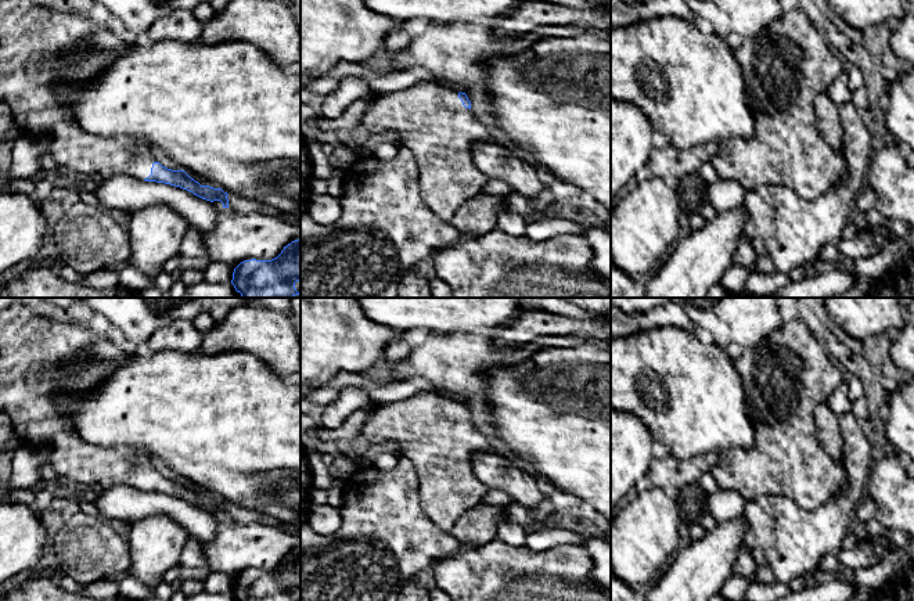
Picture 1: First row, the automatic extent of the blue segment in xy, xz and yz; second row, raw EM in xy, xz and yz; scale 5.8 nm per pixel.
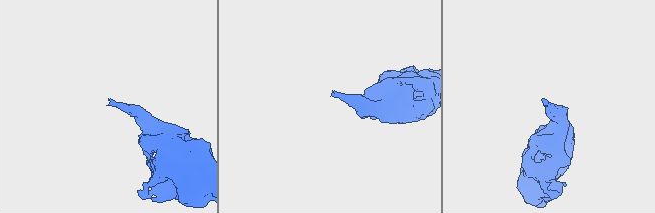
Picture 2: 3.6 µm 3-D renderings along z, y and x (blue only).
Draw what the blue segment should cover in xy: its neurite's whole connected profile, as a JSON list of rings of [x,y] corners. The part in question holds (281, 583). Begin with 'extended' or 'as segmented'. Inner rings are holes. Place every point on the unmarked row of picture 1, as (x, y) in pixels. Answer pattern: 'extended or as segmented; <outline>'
as segmented; [[[301,548],[292,551],[271,571],[244,571],[233,583],[231,594],[235,601],[296,601],[295,593],[301,590]]]

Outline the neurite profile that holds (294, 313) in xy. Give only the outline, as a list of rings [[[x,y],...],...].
[[[291,298],[291,309],[288,316],[301,342],[301,298]]]

